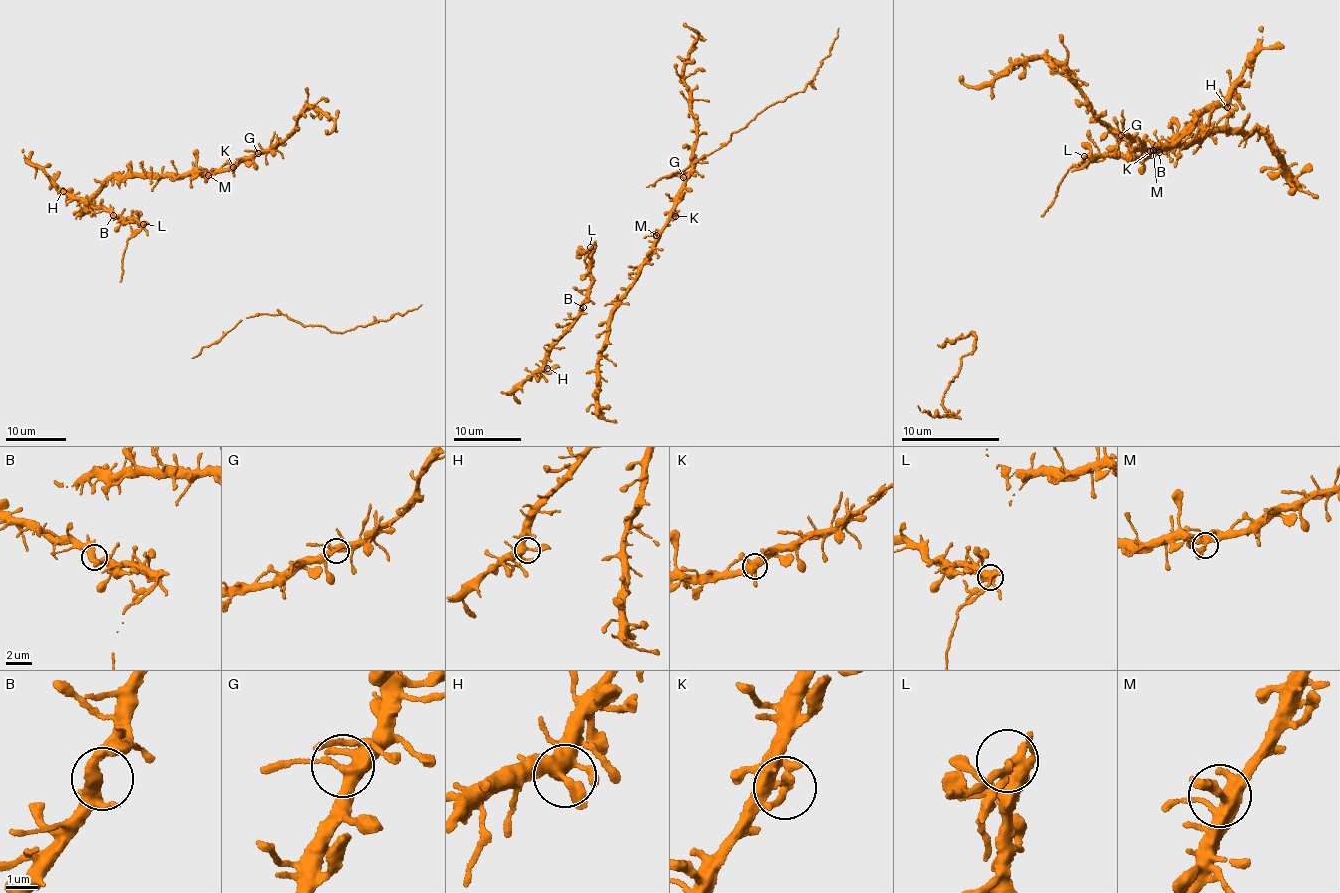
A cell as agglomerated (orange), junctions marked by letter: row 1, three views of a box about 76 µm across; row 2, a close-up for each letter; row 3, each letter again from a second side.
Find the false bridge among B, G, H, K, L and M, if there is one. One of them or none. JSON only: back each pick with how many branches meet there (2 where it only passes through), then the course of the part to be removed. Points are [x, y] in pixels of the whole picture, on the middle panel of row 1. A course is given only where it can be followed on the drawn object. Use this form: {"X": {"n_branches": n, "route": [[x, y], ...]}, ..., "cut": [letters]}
{"L": {"n_branches": 4, "route": [[590, 247], [577, 255], [578, 257]]}, "cut": ["L"]}

